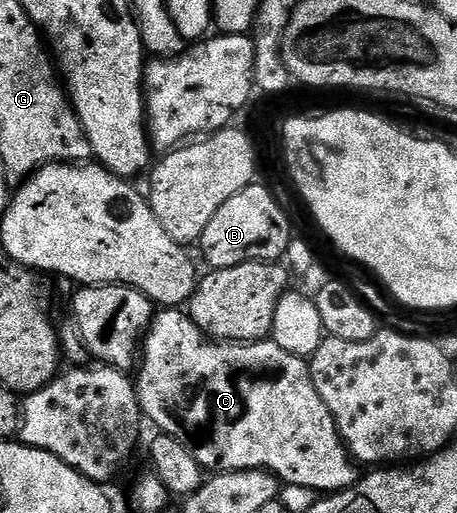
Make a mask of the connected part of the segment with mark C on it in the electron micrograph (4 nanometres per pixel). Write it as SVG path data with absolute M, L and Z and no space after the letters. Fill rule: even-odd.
M163 308L154 315L153 321L141 343L141 365L138 367L139 379L135 378L133 387L135 397L139 399L139 409L142 417L151 422L156 422L158 428L164 434L178 435L179 426L183 434L191 438L193 455L204 471L215 474L236 474L242 470L266 470L268 474L274 474L280 483L288 486L300 486L312 492L322 492L330 496L345 490L350 490L356 485L355 470L357 466L349 457L342 439L335 428L333 420L321 396L317 396L317 390L313 388L310 378L307 376L308 363L301 358L293 358L287 355L274 340L264 340L252 344L220 344L214 340L208 340L207 336L191 321L190 317L179 308Z

